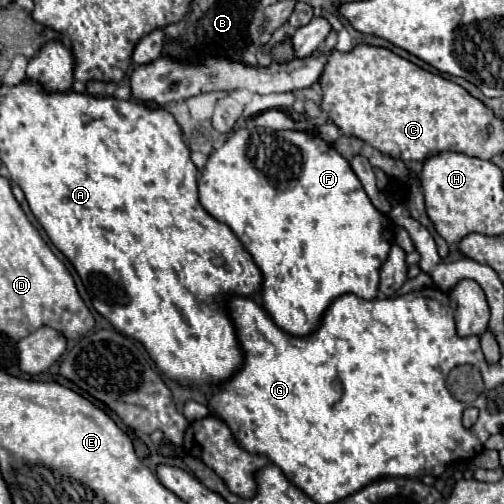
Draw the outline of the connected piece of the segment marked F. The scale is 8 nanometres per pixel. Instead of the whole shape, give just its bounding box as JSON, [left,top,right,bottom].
[199,128,393,336]

